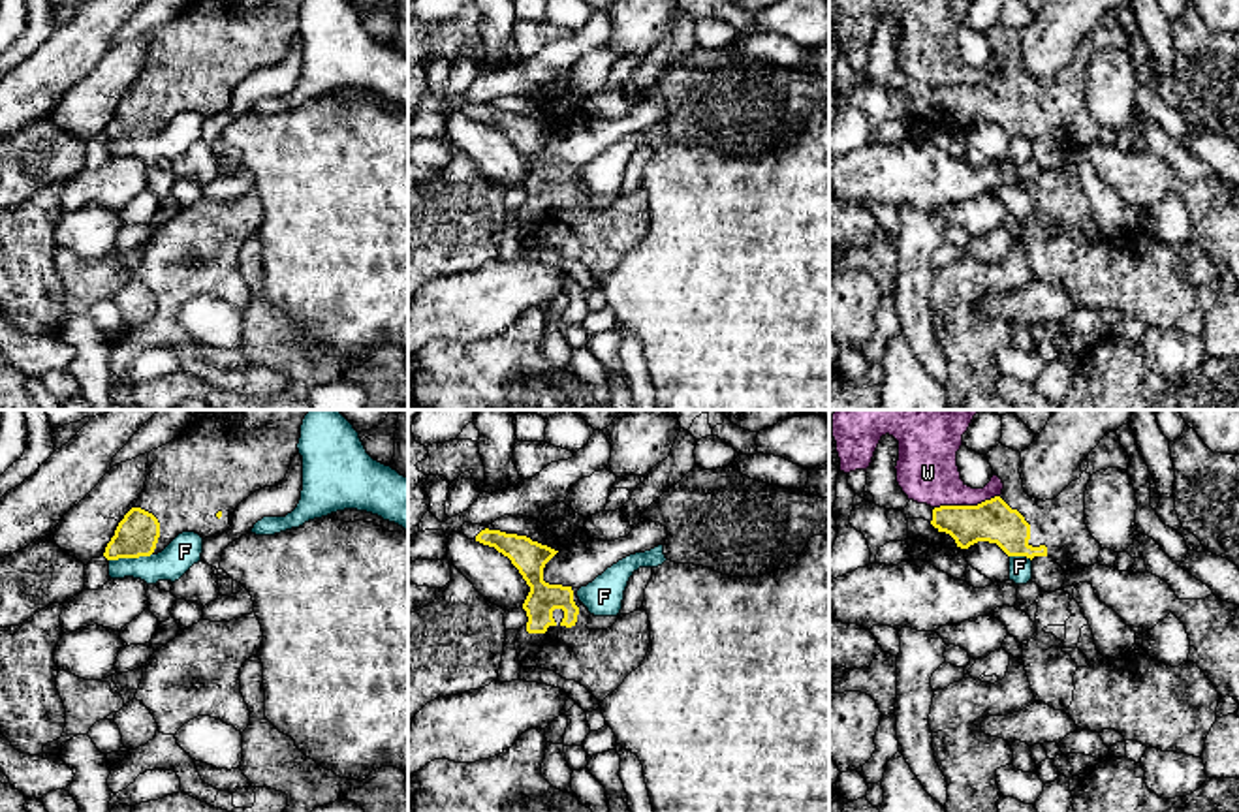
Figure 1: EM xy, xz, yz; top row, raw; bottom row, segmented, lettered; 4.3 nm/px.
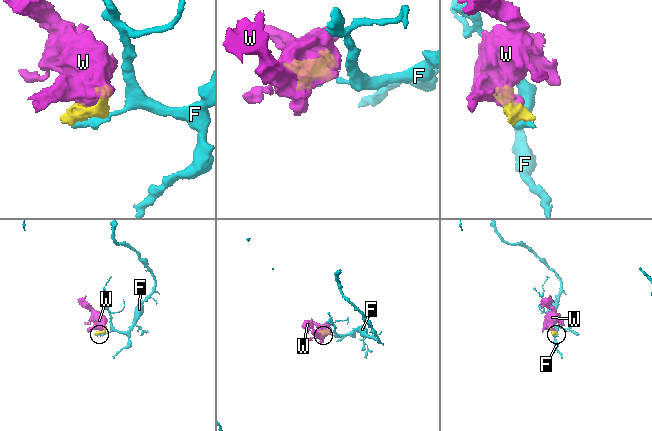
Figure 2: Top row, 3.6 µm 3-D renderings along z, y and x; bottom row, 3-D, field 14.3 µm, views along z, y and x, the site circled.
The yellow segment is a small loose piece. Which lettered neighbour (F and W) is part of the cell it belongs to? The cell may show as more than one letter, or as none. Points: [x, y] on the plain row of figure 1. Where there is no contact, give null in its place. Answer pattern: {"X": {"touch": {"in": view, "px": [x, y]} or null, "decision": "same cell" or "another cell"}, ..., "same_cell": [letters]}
{"F": {"touch": {"in": "xy", "px": [130, 136]}, "decision": "another cell"}, "W": {"touch": {"in": "yz", "px": [967, 85]}, "decision": "another cell"}, "same_cell": []}

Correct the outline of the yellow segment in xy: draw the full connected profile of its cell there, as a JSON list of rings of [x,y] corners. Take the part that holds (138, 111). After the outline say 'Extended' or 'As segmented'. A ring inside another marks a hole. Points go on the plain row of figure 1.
[[[192,0],[175,19],[149,32],[145,68],[118,102],[103,135],[150,135],[182,111],[196,111],[203,118],[227,111],[243,79],[284,60],[299,32],[301,4],[303,0]]]. Extended

